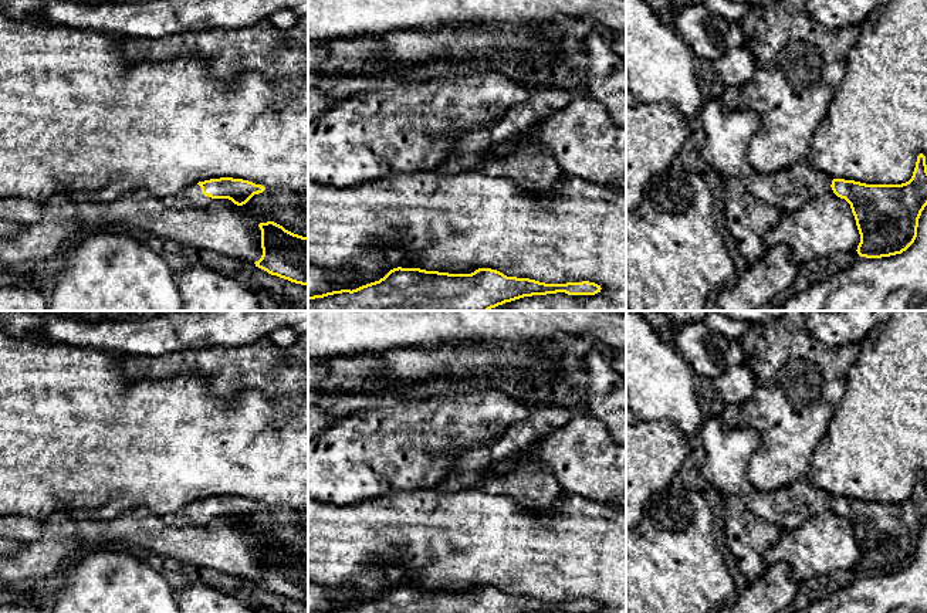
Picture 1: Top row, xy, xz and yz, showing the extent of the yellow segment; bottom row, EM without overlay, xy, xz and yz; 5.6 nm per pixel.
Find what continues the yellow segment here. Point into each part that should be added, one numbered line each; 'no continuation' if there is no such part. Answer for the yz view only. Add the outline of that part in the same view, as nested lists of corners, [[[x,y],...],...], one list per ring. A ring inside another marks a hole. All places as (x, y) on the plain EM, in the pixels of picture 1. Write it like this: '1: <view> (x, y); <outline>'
1: yz (728, 451); [[[711,416],[700,433],[706,450],[701,475],[723,495],[738,497],[755,517],[781,529],[796,529],[815,517],[833,512],[832,495],[802,477],[772,492],[754,488],[747,477],[761,436],[740,426],[727,429],[721,416]]]

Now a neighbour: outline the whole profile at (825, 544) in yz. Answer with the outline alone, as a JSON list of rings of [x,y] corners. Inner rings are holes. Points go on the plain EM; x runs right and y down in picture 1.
[[[829,512],[796,529],[781,529],[778,542],[762,558],[767,565],[786,563],[789,578],[801,583],[812,576],[856,569],[860,552],[850,522]]]

